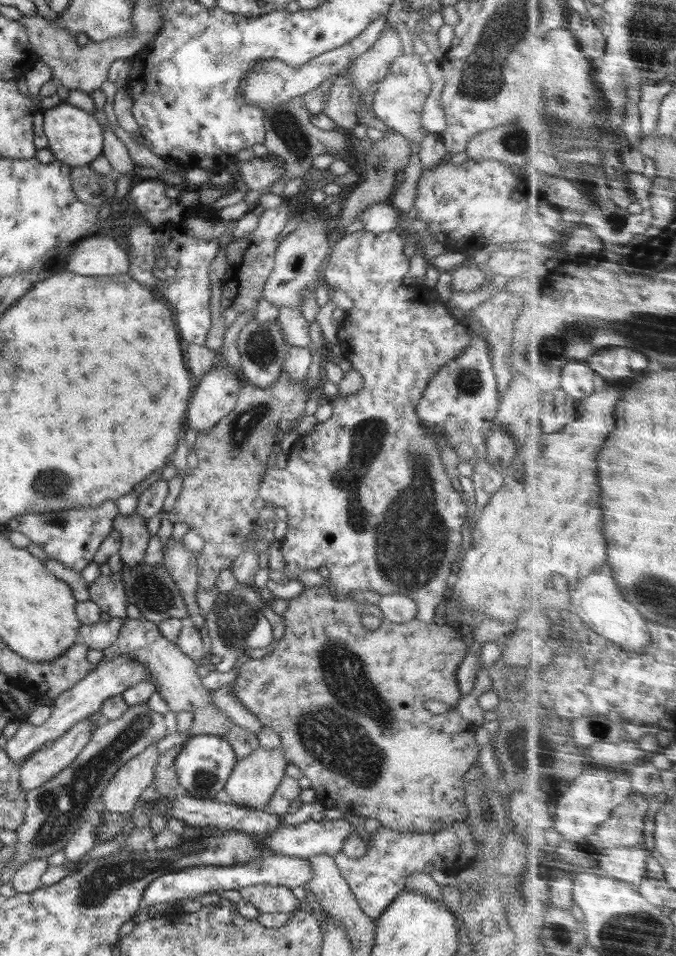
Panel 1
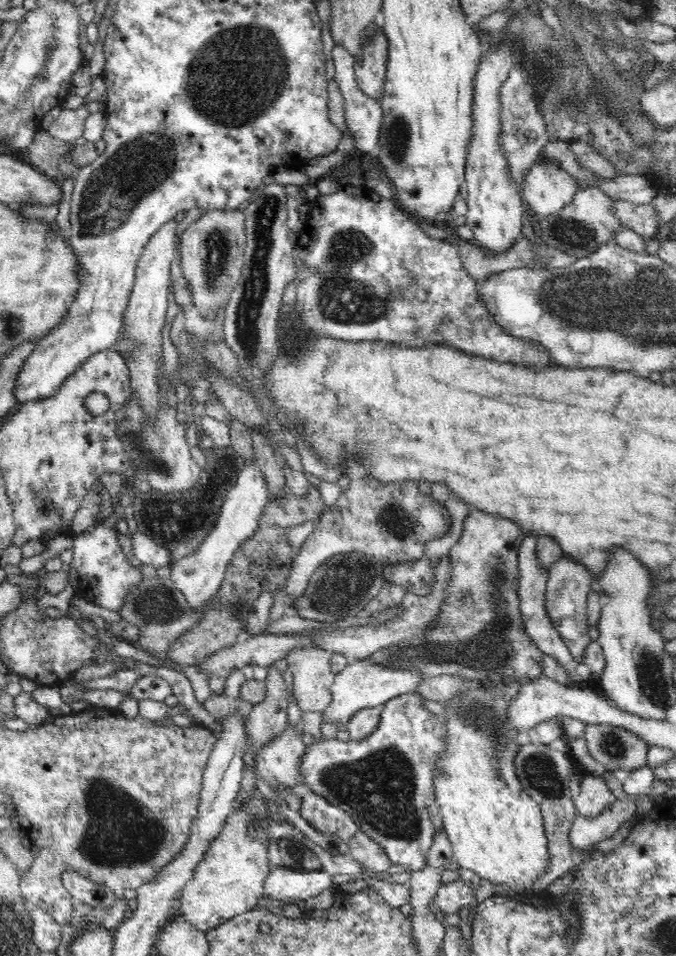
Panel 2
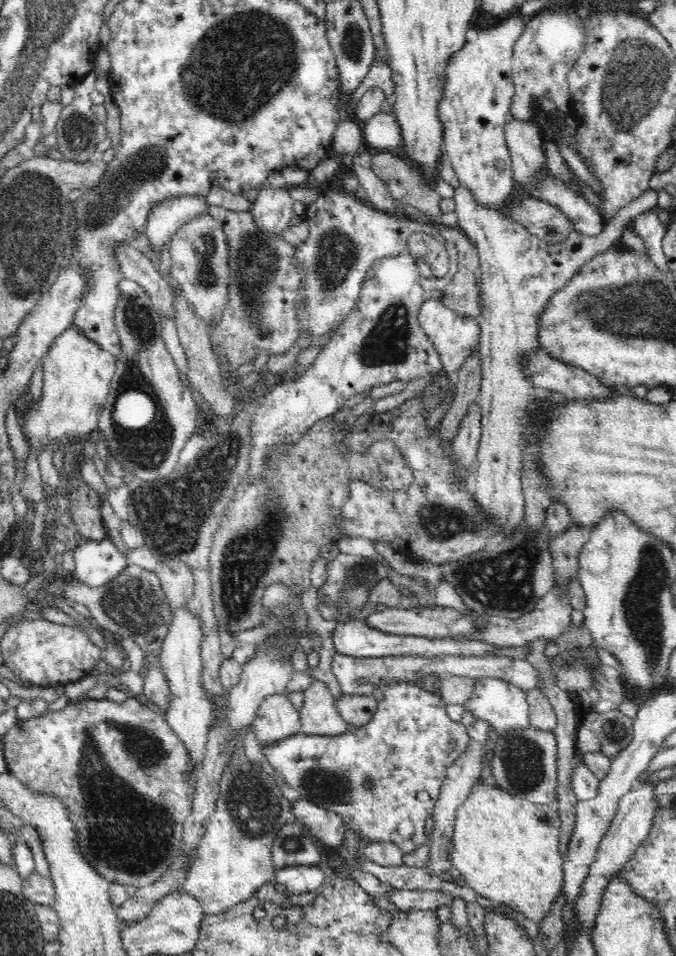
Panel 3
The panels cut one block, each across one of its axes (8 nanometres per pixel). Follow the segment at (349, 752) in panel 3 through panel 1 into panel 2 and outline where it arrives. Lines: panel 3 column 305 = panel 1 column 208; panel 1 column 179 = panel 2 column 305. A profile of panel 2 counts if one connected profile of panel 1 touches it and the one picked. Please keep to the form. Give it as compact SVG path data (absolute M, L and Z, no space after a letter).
M408 692L388 700L382 706L381 720L373 734L364 740L349 739L347 742L323 736L306 748L300 764L304 783L309 790L345 810L360 831L382 845L392 865L403 866L410 872L427 868L426 854L436 834L428 811L428 806L435 803L434 767L447 743L442 718L428 712L423 707L424 701L417 692Z

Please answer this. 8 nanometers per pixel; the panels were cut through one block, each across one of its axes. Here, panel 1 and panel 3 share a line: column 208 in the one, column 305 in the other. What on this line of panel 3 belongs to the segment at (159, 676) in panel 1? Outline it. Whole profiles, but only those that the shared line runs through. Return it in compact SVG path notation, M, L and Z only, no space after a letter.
M320 679L304 690L304 700L300 710L301 733L309 736L343 736L347 734L346 723L338 709L328 685Z

